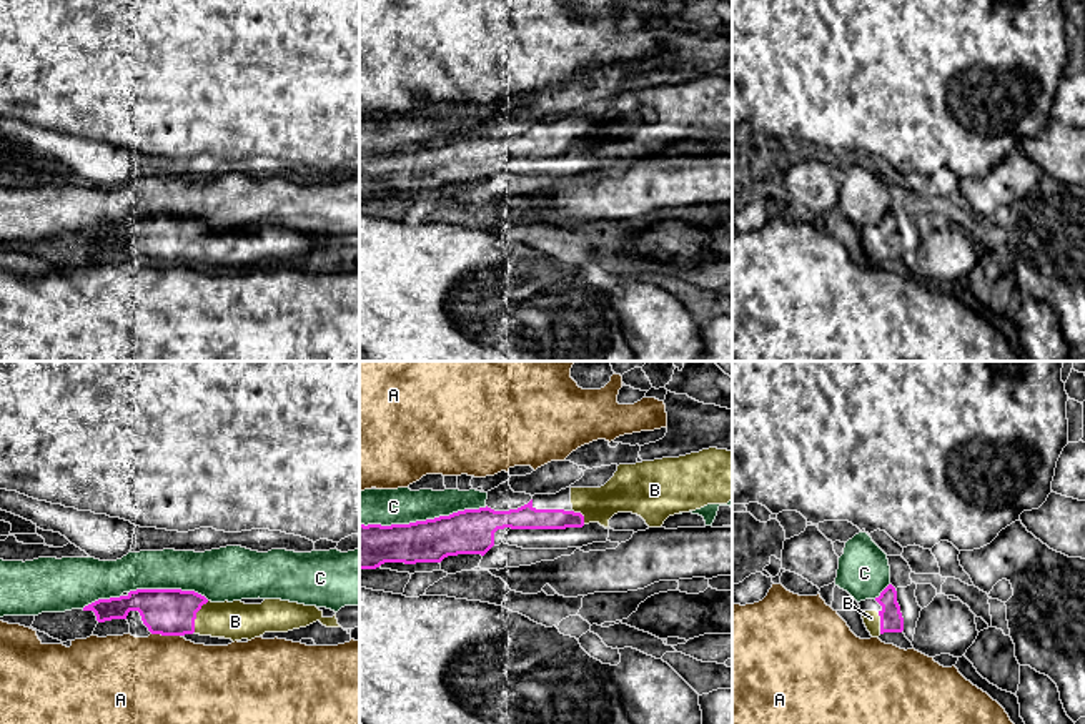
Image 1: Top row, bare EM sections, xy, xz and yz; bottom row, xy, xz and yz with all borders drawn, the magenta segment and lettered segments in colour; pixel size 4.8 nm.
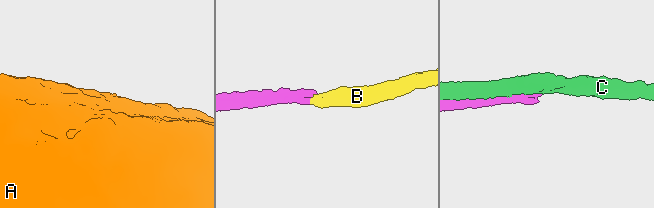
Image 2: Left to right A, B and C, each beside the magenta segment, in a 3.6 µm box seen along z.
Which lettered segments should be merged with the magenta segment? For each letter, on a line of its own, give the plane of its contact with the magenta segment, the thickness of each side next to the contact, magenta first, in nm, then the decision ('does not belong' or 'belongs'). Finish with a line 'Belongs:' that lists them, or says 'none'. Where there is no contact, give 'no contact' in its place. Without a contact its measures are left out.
A: meets magenta in xy; 220 nm thick on the magenta side, 440 nm on the other; does not belong
B: meets magenta in xy; 220 nm thick on the magenta side, 180 nm on the other; belongs
C: meets magenta in xz; 220 nm thick on the magenta side, 180 nm on the other; does not belong
Belongs: B

